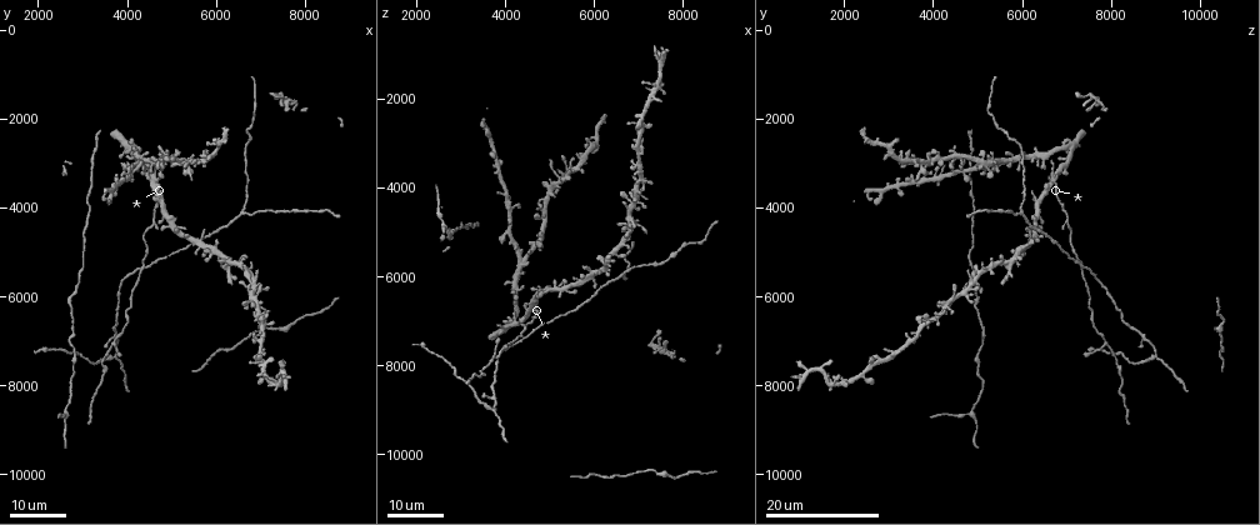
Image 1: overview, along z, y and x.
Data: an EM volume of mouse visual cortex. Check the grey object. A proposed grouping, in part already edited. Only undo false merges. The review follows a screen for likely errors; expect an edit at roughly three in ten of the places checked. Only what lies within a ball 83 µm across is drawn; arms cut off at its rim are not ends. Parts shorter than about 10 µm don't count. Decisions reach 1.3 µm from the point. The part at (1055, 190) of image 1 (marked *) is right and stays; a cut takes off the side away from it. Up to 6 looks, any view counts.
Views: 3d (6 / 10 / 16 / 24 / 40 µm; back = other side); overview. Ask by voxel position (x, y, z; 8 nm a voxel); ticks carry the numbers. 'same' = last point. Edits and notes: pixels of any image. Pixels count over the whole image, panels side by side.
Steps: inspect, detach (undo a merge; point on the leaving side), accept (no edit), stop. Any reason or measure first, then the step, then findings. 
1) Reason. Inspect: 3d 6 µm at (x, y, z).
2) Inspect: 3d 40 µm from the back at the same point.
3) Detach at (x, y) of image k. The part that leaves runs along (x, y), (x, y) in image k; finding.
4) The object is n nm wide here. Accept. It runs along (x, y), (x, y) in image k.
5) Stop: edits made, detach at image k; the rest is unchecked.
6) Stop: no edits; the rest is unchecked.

Four arms meet. Inspect: 3d 24 µm at (4450, 5350, 7350).

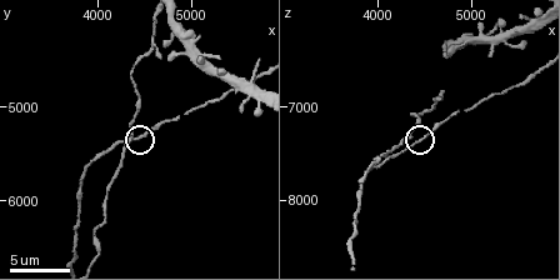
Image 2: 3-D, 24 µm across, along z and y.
Inspect: 3d 6 µm at (4400, 5350, 7400).

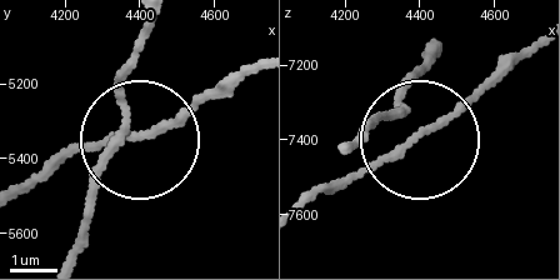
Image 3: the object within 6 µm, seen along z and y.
4 arms meet here. Accept. It runs along (148, 28), (124, 88), (140, 131), (224, 79) in image 3; all the same neuron.

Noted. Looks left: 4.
Three-way junction. Inspect: 3d 16 µm at (3700, 7350, 9000).

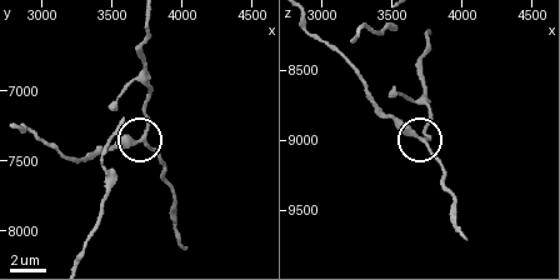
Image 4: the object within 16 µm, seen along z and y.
Zoom in. Inspect: 3d 10 µm at (3700, 7340, 9000).

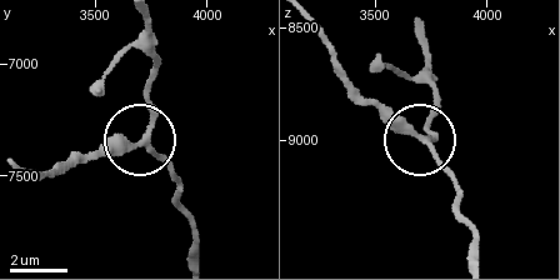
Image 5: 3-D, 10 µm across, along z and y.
The side arm is 21 µm long; 3 arms meet here. Accept. One neuron here.

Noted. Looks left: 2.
Branch point. Inspect: 3d 24 µm at (6600, 4100, 5950).

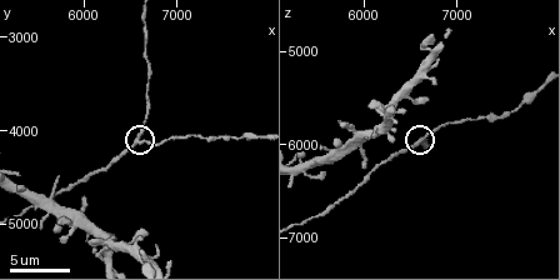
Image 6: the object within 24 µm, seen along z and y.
Inspect: 3d 10 µm at the same point.

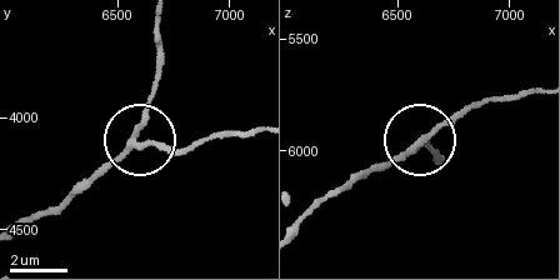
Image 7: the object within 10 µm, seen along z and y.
Accept. It runs along (303, 219), (471, 106) in image 7; one neuron here.

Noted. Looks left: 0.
Stop: no edits; the rest is unchecked.

